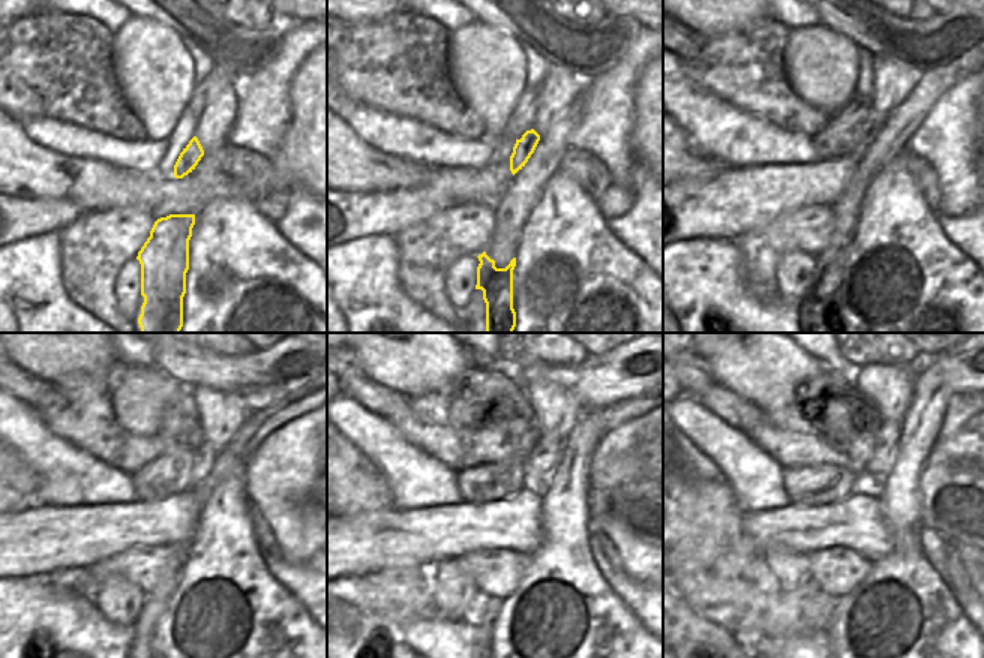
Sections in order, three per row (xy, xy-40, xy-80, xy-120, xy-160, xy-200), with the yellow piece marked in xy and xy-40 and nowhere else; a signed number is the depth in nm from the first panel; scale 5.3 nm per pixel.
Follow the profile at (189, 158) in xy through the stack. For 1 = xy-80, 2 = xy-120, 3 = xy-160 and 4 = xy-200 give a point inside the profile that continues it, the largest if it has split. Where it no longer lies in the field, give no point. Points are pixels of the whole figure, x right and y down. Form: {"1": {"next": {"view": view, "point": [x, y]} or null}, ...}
{"1": {"next": {"view": "xy-80", "point": [873, 126]}}, "2": {"next": {"view": "xy-120", "point": [206, 453]}}, "3": {"next": {"view": "xy-160", "point": [540, 463]}}, "4": {"next": {"view": "xy-200", "point": [888, 438]}}}

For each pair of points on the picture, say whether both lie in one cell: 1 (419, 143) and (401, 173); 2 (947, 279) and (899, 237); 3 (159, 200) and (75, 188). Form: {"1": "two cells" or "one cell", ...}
{"1": "two cells", "2": "one cell", "3": "one cell"}

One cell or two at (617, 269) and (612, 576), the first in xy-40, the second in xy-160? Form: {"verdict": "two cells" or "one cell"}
{"verdict": "two cells"}

